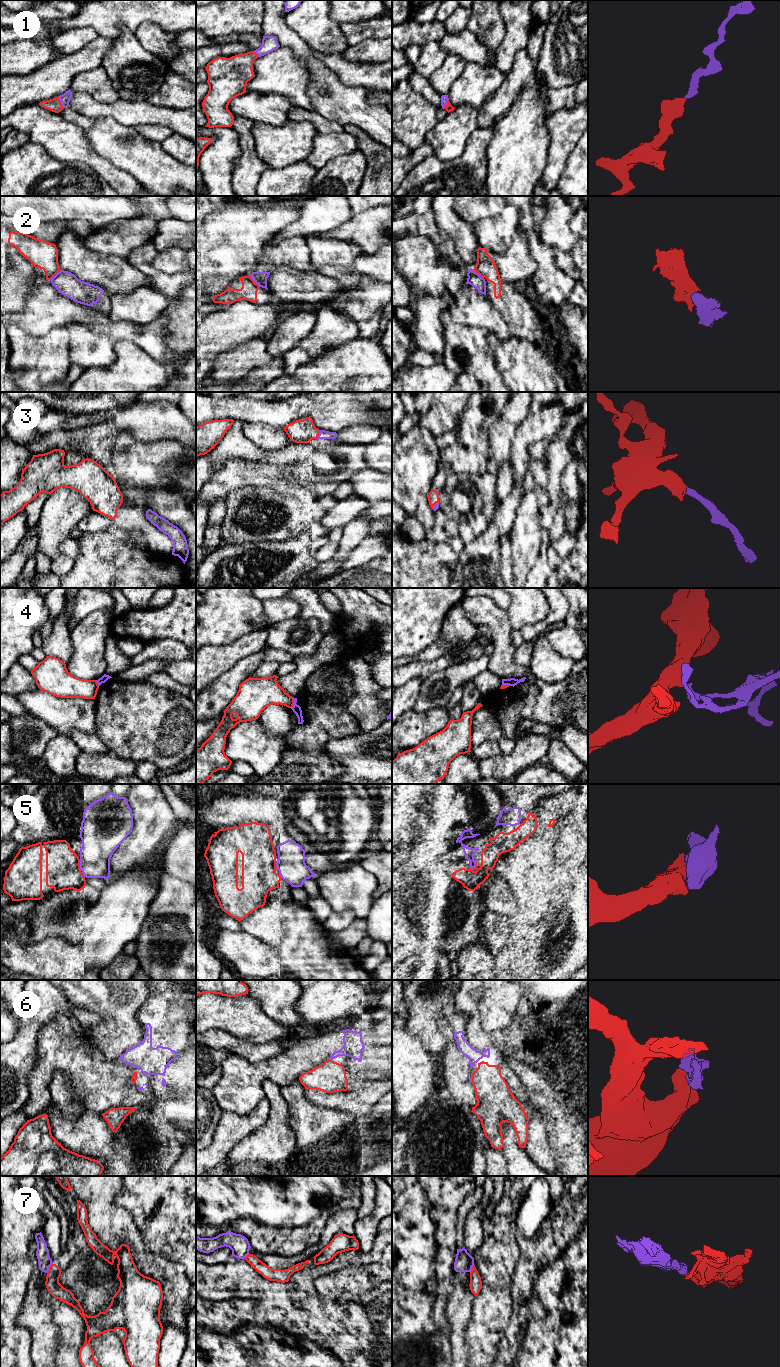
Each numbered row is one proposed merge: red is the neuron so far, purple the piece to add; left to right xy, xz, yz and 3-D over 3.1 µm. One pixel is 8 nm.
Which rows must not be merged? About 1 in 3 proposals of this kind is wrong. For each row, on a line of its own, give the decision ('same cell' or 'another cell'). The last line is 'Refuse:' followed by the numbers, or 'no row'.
1: same cell
2: another cell
3: same cell
4: another cell
5: same cell
6: same cell
7: another cell
Refuse: 2, 4, 7

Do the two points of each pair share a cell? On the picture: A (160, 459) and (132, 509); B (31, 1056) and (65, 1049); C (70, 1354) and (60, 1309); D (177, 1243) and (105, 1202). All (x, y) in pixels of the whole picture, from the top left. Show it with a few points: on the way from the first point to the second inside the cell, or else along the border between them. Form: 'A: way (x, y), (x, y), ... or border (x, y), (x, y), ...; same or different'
A: way (148, 471), (135, 484), (135, 497); same
B: border (39, 1032), (37, 1036), (37, 1062), (28, 1077); different
C: way (70, 1343), (70, 1322), (68, 1320); same
D: border (114, 1204), (124, 1207), (130, 1213), (143, 1239); different

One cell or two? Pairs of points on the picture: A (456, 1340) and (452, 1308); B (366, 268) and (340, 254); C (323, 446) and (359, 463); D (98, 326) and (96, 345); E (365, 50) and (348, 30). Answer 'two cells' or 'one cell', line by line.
A: one cell
B: two cells
C: one cell
D: two cells
E: two cells

